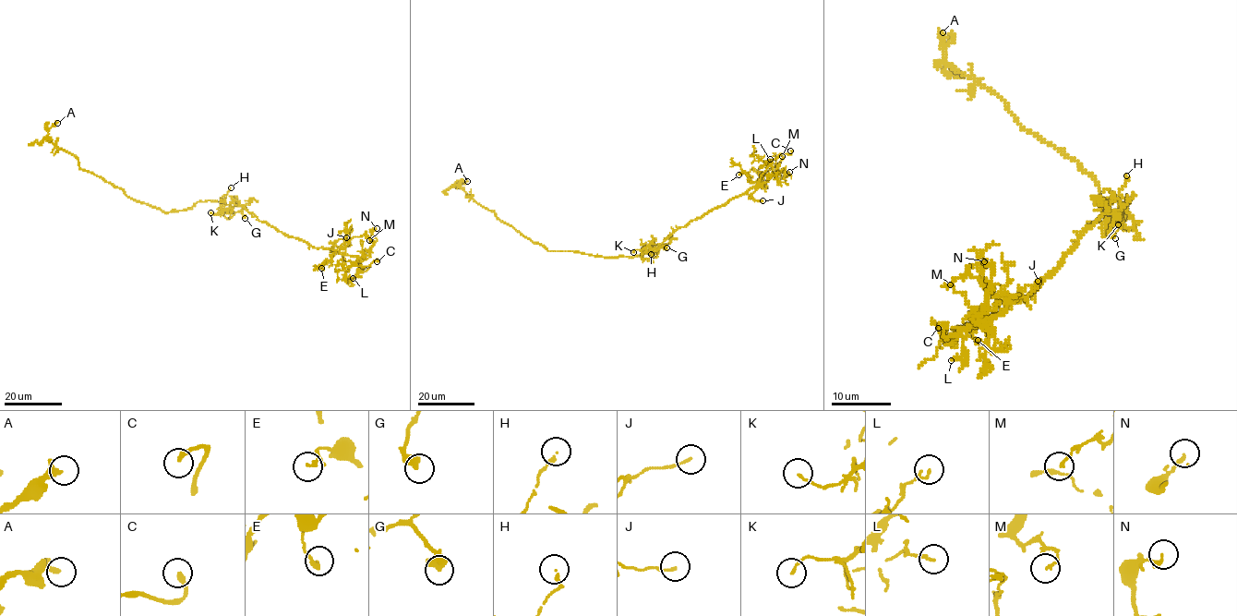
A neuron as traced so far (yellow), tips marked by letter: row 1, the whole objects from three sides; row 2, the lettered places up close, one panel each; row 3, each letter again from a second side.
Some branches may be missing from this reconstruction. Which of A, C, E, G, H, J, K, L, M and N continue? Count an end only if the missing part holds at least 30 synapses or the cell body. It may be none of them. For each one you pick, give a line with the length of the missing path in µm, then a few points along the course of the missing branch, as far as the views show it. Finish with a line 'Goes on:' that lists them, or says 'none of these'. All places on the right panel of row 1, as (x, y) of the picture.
C: missing 35 µm; course (938, 328), (949, 334), (951, 341), (957, 340), (954, 345), (974, 351), (981, 358), (984, 356)
Goes on: C

